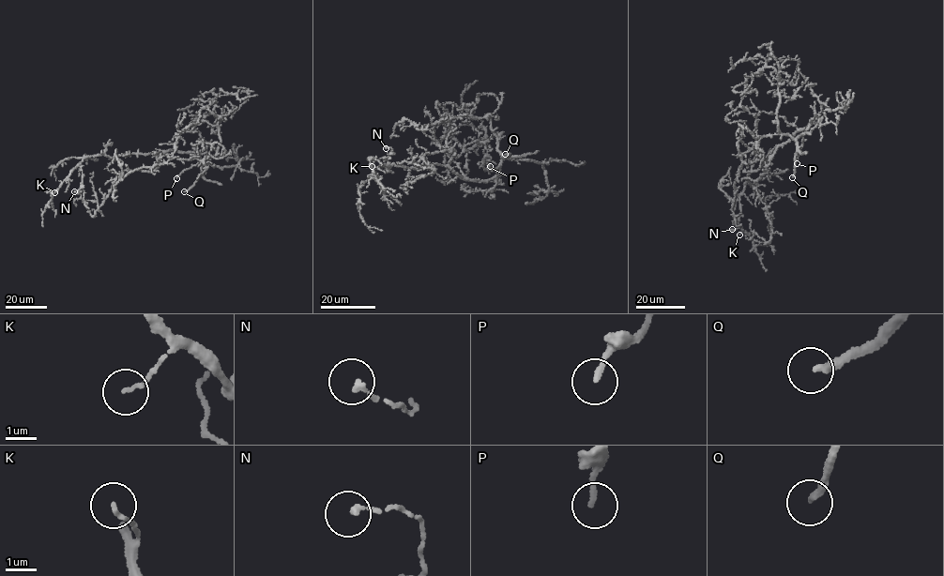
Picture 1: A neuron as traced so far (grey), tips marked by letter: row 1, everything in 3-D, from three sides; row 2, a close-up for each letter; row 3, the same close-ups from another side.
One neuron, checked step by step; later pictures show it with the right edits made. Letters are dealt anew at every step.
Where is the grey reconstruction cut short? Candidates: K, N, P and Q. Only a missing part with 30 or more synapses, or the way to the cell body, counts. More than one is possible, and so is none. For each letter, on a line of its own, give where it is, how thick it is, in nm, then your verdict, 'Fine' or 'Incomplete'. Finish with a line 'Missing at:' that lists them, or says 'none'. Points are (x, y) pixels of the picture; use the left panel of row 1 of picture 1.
K: Place: (54, 192). Thickness 110 nm. Fine
N: Place: (74, 191). Thickness 170 nm. Fine
P: Place: (176, 178). Thickness 170 nm. Fine
Q: Place: (184, 191). Thickness 200 nm. Incomplete
Missing at: Q

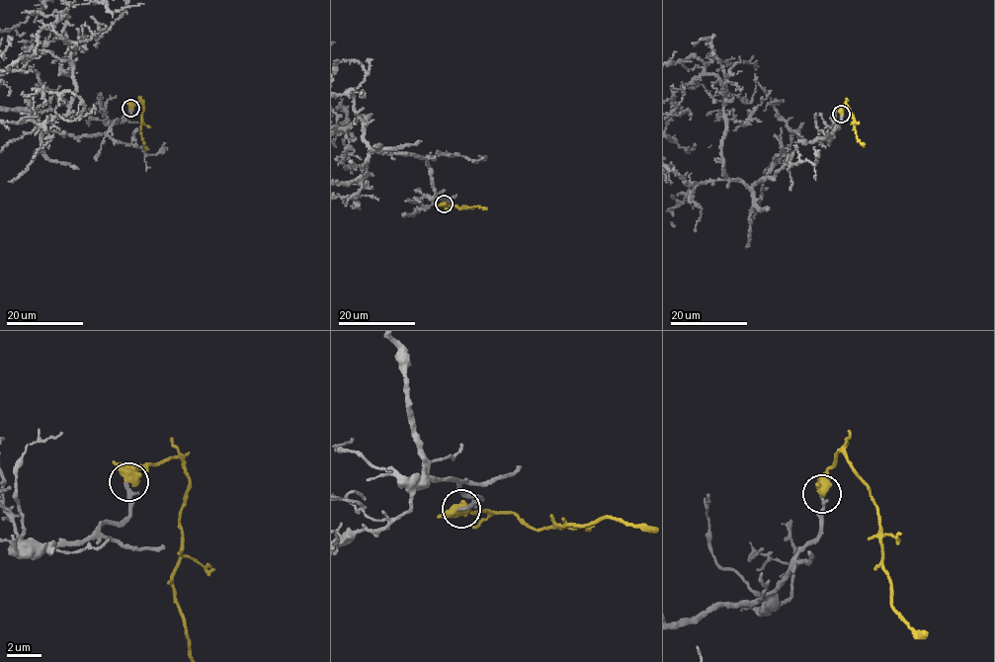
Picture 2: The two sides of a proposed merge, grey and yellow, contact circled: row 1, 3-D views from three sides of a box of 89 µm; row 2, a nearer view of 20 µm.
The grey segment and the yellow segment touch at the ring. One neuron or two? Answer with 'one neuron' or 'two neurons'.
one neuron

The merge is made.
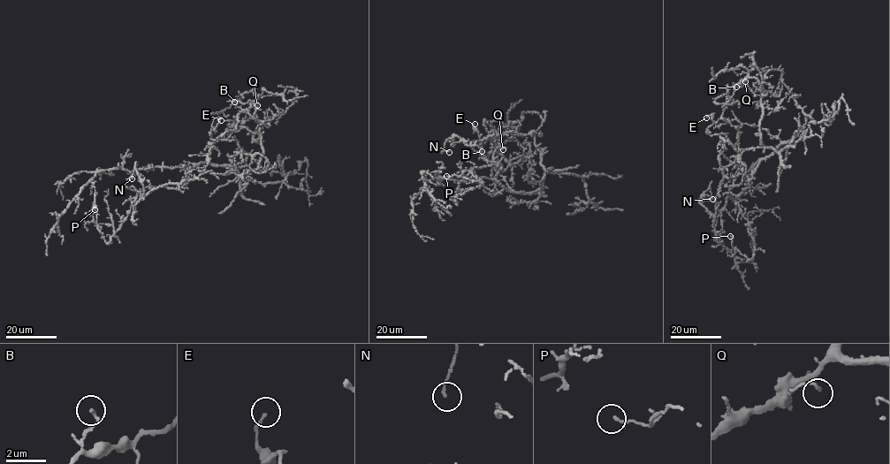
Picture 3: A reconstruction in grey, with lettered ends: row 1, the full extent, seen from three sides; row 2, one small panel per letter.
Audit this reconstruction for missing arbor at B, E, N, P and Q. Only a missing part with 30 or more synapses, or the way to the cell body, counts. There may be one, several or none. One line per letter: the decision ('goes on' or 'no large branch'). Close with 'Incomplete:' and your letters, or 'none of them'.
B: no large branch
E: no large branch
N: no large branch
P: no large branch
Q: no large branch
Incomplete: none of them

